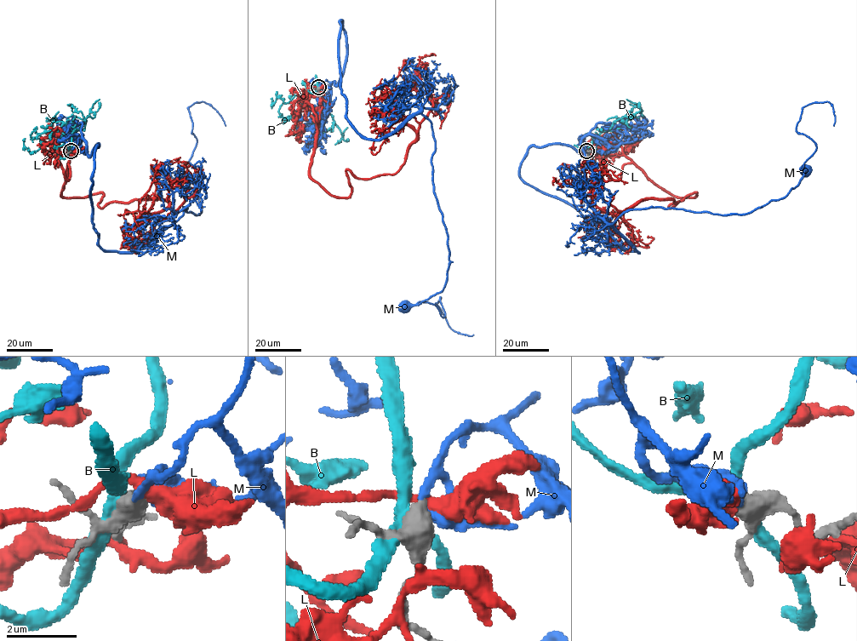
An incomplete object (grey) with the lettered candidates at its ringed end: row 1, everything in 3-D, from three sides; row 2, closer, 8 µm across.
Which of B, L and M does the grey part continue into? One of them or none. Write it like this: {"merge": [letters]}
{"merge": ["M"]}

